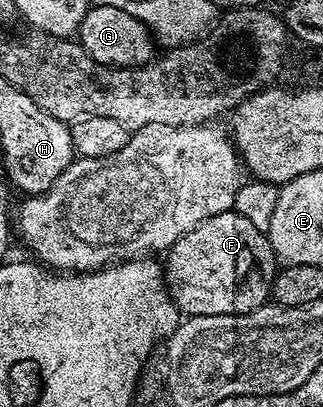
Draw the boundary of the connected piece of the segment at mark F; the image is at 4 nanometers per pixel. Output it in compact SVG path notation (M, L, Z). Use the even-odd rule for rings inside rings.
M235 209L227 211L226 213L218 213L209 219L204 219L202 225L190 229L190 233L186 233L186 237L174 241L174 245L168 248L166 252L166 258L168 258L168 263L166 262L168 291L172 295L173 301L176 302L177 309L188 317L194 315L241 315L242 313L250 313L254 309L265 306L265 304L269 302L272 294L272 283L276 280L276 272L278 270L278 260L274 249L270 245L267 234L259 231L250 221L246 221L246 217L239 215Z

